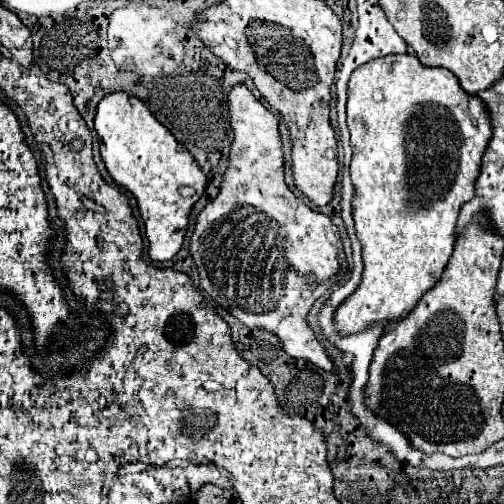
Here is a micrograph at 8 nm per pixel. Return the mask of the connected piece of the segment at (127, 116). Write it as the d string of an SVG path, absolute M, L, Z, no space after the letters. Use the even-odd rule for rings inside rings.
M125 92L107 94L95 114L95 130L99 134L101 158L111 178L129 190L139 206L149 240L149 258L155 262L171 260L183 244L187 230L187 216L193 204L201 198L205 188L205 174L193 160L189 150L175 140L175 136L155 120L149 108ZM179 186L189 186L191 196L183 198Z

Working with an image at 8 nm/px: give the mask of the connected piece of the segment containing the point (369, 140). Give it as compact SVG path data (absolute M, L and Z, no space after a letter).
M413 54L375 58L359 66L347 86L347 126L353 148L351 182L355 190L351 204L365 268L357 290L335 310L333 328L337 336L363 332L377 322L399 322L435 286L451 258L459 210L473 198L481 156L491 140L489 112L483 100L463 92L449 70L427 68Z

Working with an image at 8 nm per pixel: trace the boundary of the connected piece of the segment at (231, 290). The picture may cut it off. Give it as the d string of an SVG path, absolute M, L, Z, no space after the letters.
M243 84L231 88L227 104L233 128L229 166L225 170L217 198L209 200L209 204L197 214L195 230L189 242L189 254L199 272L199 286L211 296L215 304L225 308L245 326L267 330L279 336L279 344L289 356L309 360L331 372L333 364L327 358L323 346L315 340L305 316L309 314L313 302L333 286L335 276L339 274L343 246L337 226L329 220L329 216L311 210L287 188L283 178L283 148L275 114L269 112Z

